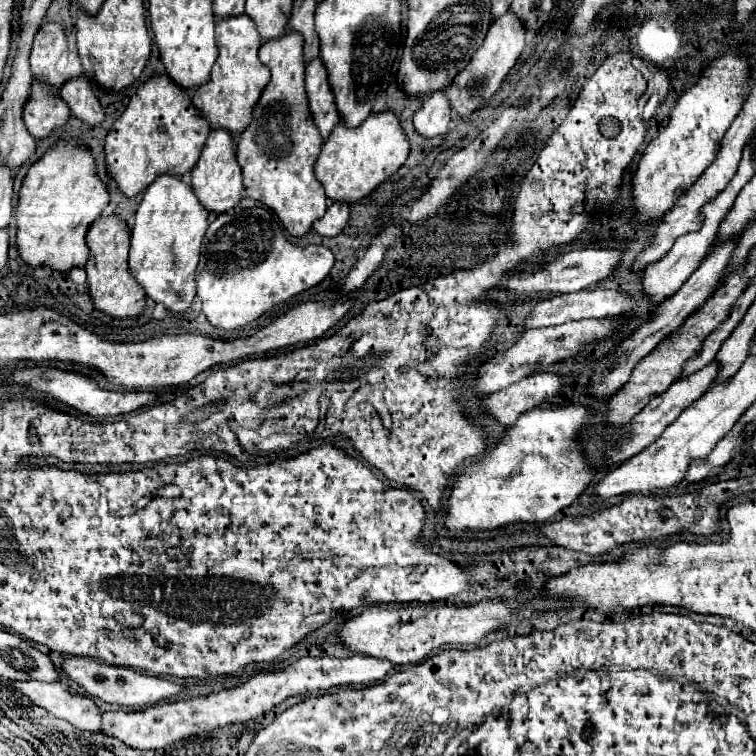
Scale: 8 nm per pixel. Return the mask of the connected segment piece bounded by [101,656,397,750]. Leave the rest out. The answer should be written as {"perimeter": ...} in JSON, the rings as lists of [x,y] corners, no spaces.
{"perimeter":[[[351,656],[351,658],[301,658],[295,664],[287,666],[285,670],[275,672],[259,672],[251,676],[245,684],[221,690],[209,696],[199,696],[191,700],[179,702],[161,702],[157,706],[149,706],[137,712],[103,712],[103,726],[101,732],[105,736],[113,736],[123,740],[127,746],[137,750],[161,750],[189,736],[197,736],[201,732],[213,732],[225,728],[229,724],[245,724],[253,718],[265,714],[265,710],[273,710],[285,698],[293,694],[305,694],[311,690],[329,690],[339,686],[367,686],[379,682],[391,674],[397,666],[389,660],[379,658],[365,658],[365,656]]]}

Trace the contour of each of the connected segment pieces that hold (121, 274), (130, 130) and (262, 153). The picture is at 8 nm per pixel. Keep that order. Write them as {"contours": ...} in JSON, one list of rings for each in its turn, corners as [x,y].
{"contours":[[[[99,216],[87,230],[87,244],[89,244],[89,262],[85,264],[87,270],[87,284],[89,294],[99,310],[109,316],[117,318],[135,318],[143,312],[145,306],[145,290],[141,284],[129,276],[129,226],[119,216]]],[[[153,74],[137,88],[125,112],[105,138],[107,172],[117,180],[121,192],[135,196],[145,190],[157,174],[183,176],[189,172],[205,146],[211,128],[191,104],[187,90],[169,80],[169,74]]],[[[295,30],[281,38],[267,40],[259,48],[259,60],[271,70],[271,80],[263,88],[255,108],[253,108],[253,120],[249,126],[239,134],[237,142],[237,160],[243,170],[243,186],[245,194],[253,200],[259,200],[267,204],[283,222],[285,230],[291,236],[303,236],[311,224],[321,218],[327,210],[327,196],[321,188],[321,182],[315,178],[313,164],[319,156],[323,138],[317,132],[317,124],[313,120],[313,114],[309,110],[309,100],[305,94],[305,58],[303,58],[303,36]]]]}

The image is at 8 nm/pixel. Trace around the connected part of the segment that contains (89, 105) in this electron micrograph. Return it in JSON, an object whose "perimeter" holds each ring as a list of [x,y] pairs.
{"perimeter":[[[85,74],[77,76],[77,78],[71,78],[67,80],[61,88],[59,88],[59,94],[61,98],[69,104],[71,112],[85,120],[87,124],[95,126],[103,120],[103,108],[93,92],[93,86],[89,82],[89,78]]]}

